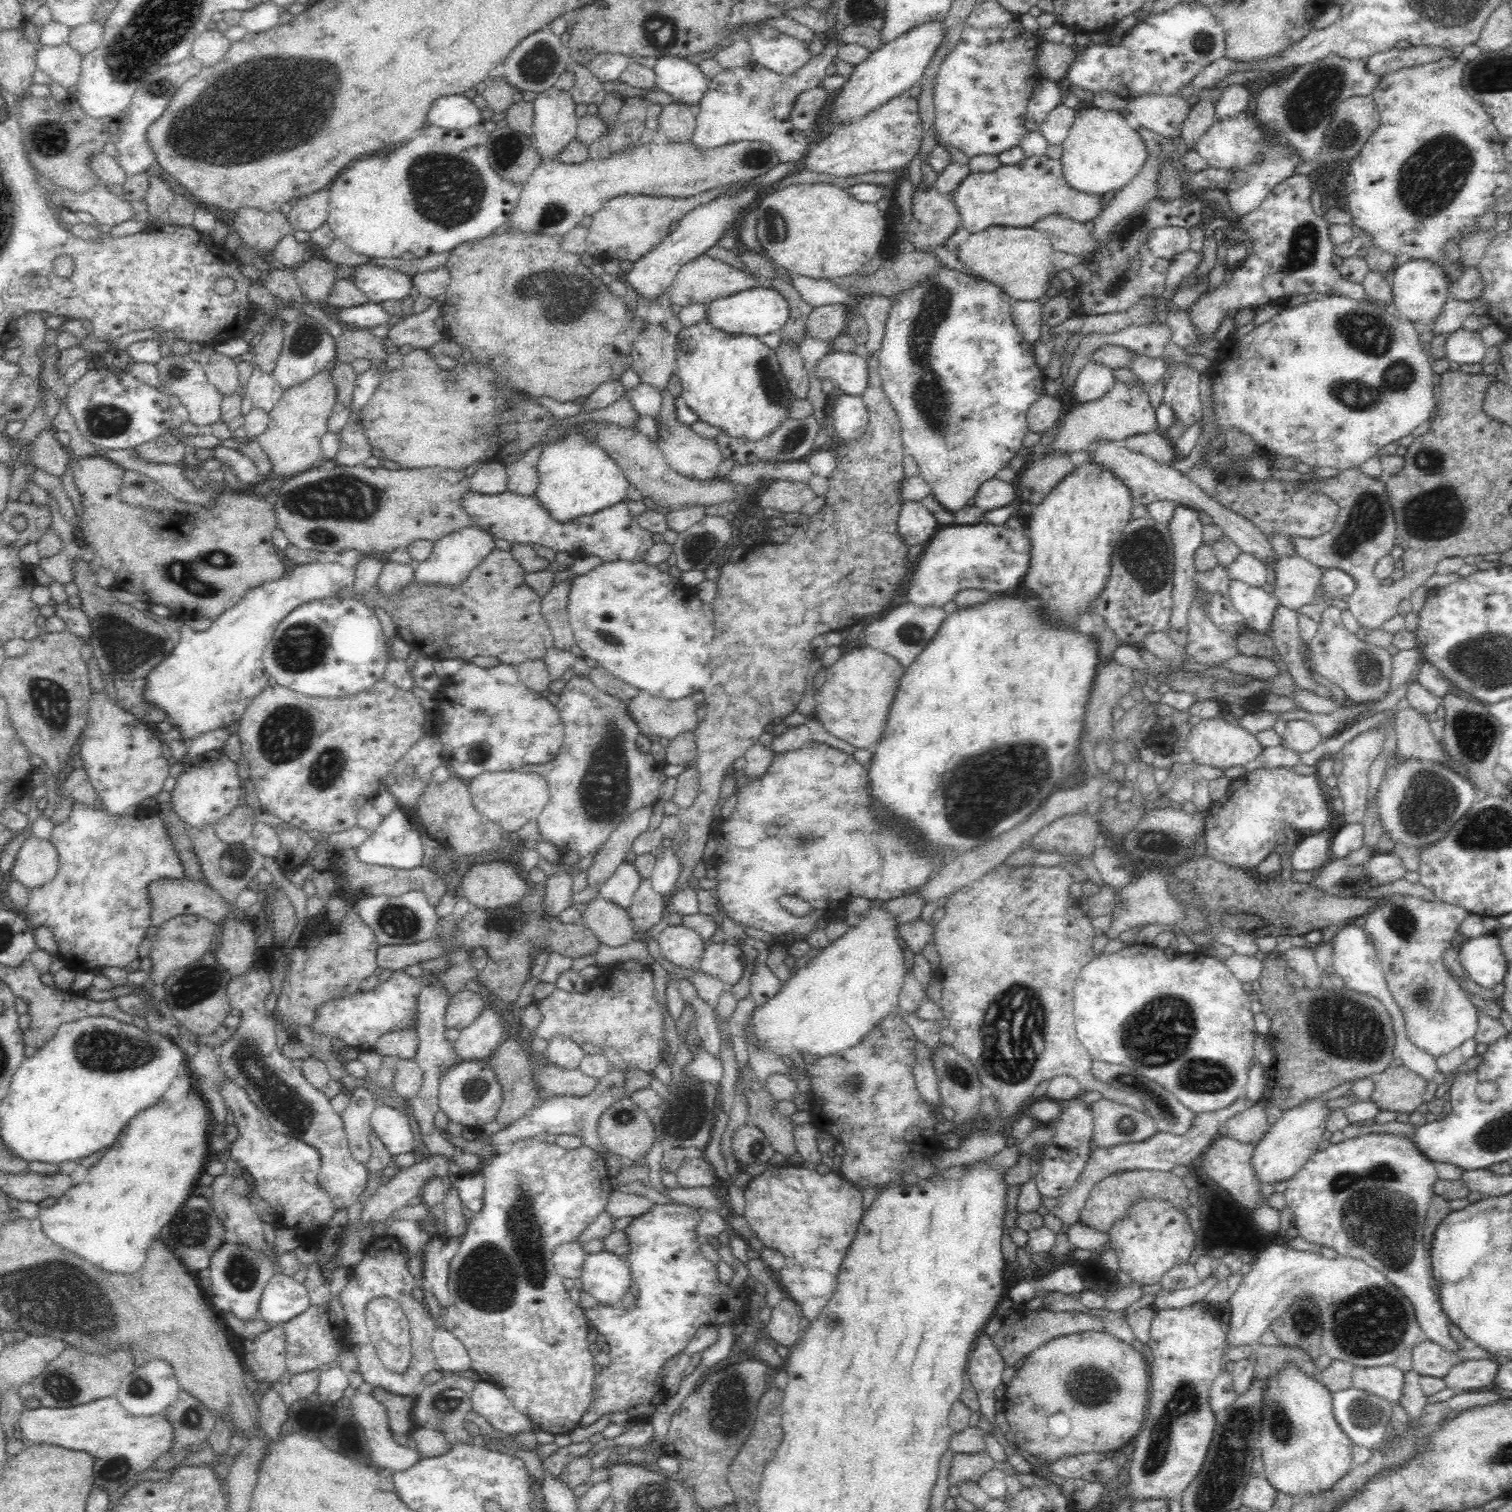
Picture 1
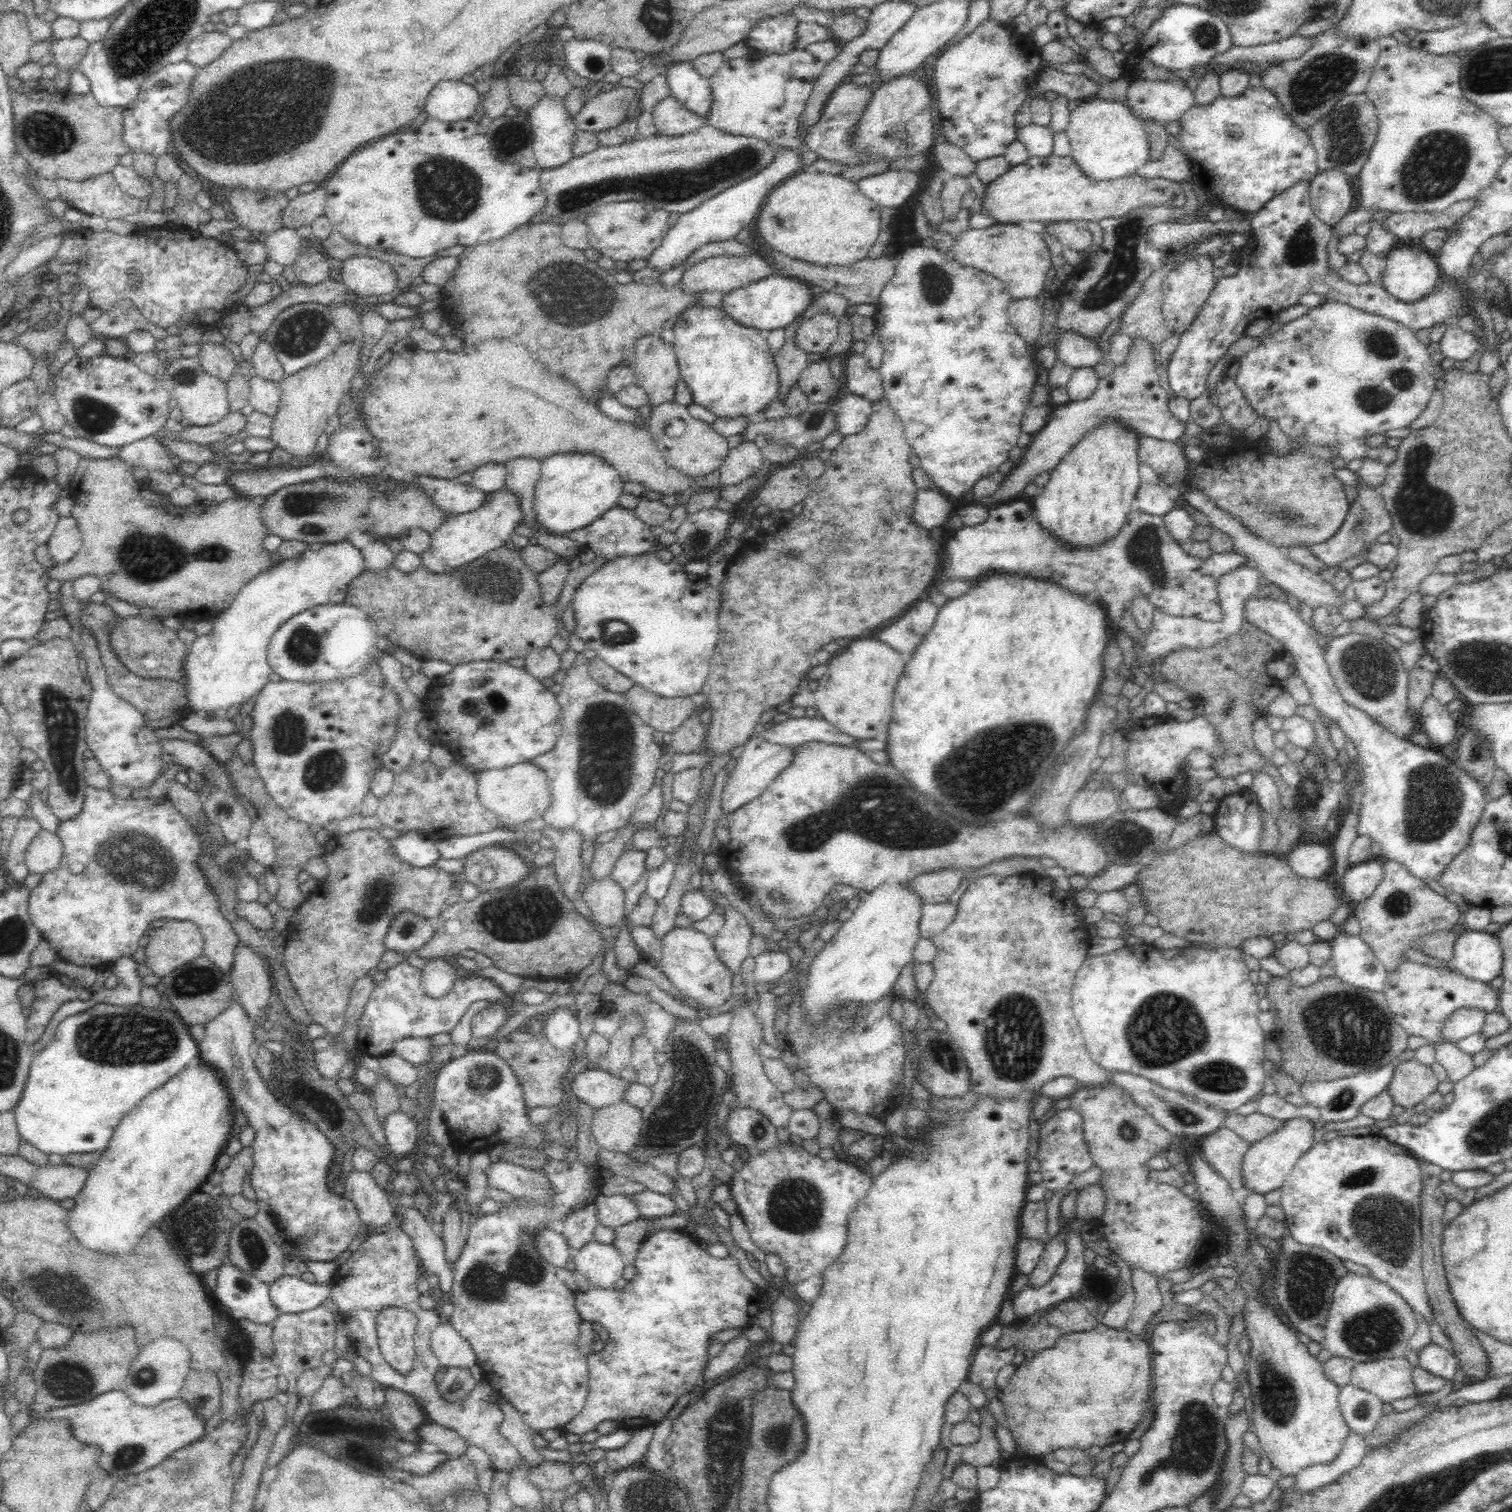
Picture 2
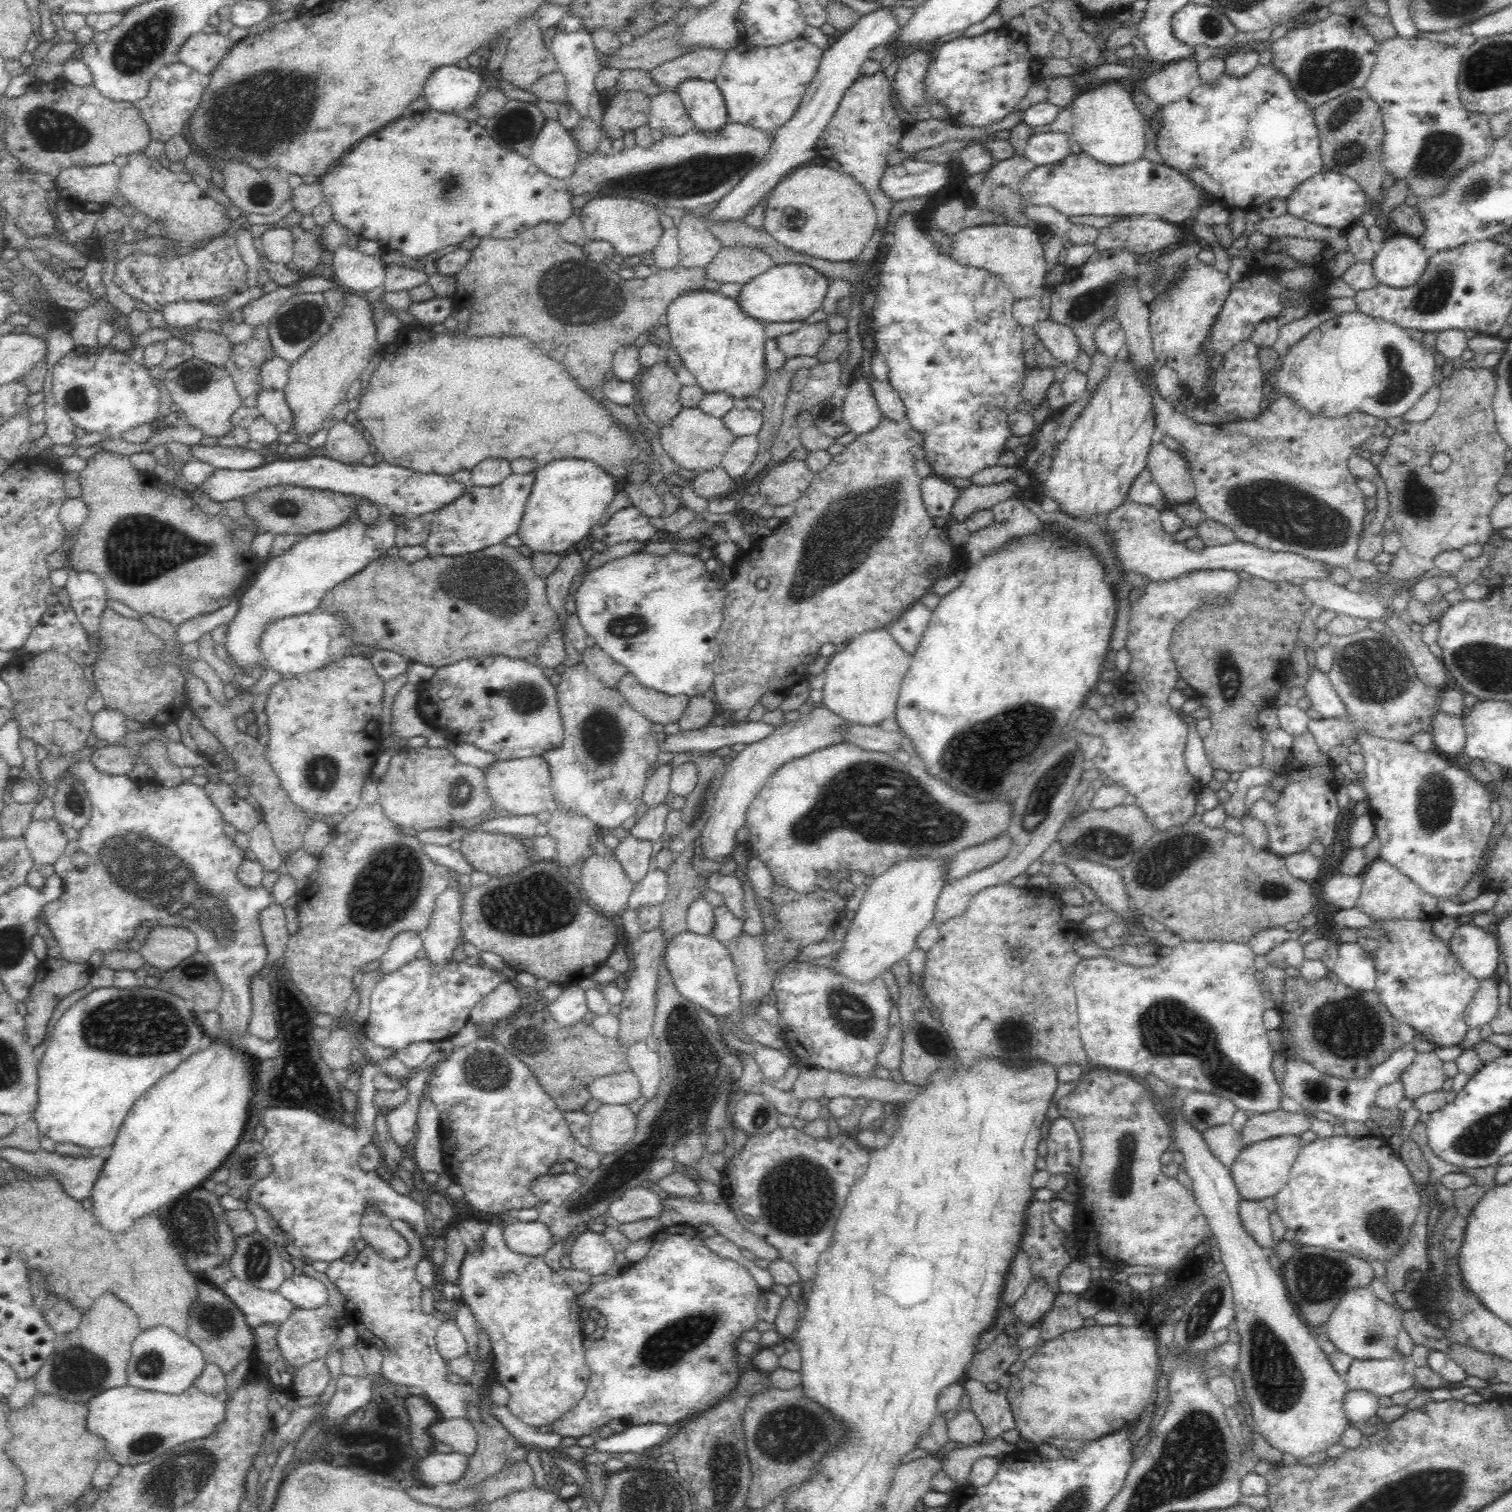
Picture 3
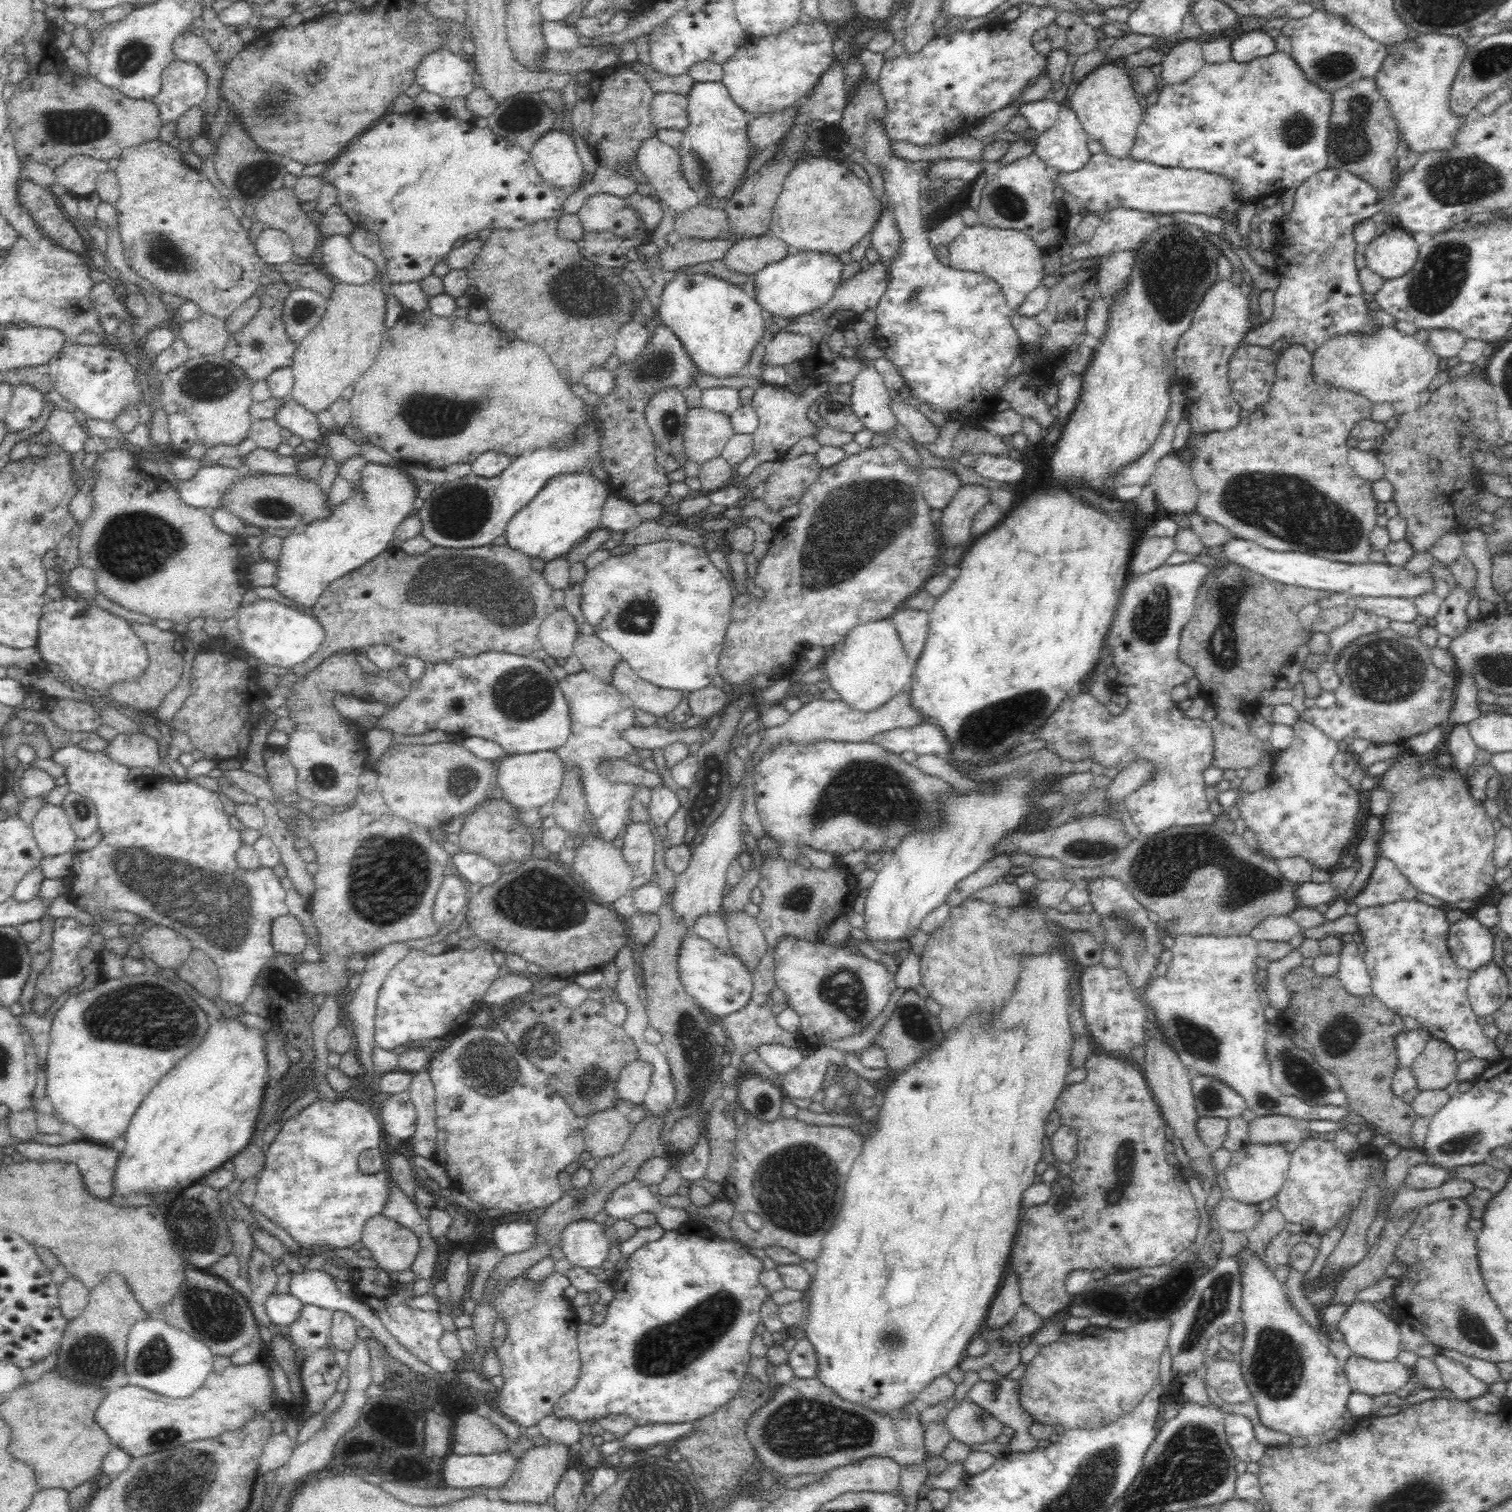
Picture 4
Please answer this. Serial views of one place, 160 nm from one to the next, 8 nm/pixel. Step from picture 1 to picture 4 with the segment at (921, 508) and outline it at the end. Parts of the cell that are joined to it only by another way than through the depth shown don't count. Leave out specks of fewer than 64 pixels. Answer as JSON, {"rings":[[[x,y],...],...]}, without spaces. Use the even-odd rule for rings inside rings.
{"rings":[[[927,467],[919,473],[919,487],[931,509],[946,508],[962,485],[954,470]]]}

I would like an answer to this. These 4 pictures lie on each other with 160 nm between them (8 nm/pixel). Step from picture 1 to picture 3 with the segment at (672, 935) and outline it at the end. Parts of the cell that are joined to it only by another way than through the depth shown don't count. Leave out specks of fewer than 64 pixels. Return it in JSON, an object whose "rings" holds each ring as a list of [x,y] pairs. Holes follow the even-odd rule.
{"rings":[[[679,932],[665,942],[663,964],[680,995],[697,1005],[700,1011],[707,1011],[720,1020],[740,1006],[740,985],[732,955],[726,945],[711,934]]]}

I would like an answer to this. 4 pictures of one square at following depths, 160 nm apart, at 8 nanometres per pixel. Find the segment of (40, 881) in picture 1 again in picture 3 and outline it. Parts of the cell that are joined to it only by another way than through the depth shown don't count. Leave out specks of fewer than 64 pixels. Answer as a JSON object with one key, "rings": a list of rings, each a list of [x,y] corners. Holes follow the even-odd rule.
{"rings":[[[54,817],[45,821],[32,821],[23,837],[36,866],[53,865],[65,851],[68,842]]]}

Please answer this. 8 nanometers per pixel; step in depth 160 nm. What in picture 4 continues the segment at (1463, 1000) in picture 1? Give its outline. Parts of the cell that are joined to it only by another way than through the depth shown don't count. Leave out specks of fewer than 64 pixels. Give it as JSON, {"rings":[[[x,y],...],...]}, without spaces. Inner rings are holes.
{"rings":[[[1378,856],[1370,878],[1358,893],[1352,903],[1362,909],[1418,900],[1419,890],[1414,888],[1390,859]],[[1494,961],[1469,974],[1467,991],[1476,1017],[1493,1015],[1510,998],[1506,975]]]}

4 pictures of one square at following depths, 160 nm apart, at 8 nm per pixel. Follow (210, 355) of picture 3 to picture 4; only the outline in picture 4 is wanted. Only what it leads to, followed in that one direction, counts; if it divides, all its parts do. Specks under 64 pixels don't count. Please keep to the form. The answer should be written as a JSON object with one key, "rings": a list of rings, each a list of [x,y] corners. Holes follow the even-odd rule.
{"rings":[[[204,313],[196,320],[185,321],[179,328],[179,337],[197,356],[222,353],[229,333],[225,321],[210,313]]]}

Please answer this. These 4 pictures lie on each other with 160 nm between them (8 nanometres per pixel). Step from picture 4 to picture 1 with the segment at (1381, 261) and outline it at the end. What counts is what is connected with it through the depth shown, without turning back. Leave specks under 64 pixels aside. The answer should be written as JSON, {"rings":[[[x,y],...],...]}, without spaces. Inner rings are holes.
{"rings":[[[1430,259],[1403,260],[1392,271],[1393,303],[1399,317],[1411,323],[1424,323],[1433,330],[1433,322],[1440,316],[1442,307],[1449,297],[1449,281],[1444,275],[1443,268]]]}

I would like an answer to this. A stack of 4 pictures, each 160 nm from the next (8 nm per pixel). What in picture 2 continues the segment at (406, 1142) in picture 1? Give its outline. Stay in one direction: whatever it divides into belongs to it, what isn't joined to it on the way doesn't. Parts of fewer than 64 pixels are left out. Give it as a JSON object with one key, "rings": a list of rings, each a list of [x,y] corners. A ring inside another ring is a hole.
{"rings":[[[404,1112],[391,1113],[382,1122],[390,1152],[396,1156],[411,1155],[419,1148],[422,1130]]]}

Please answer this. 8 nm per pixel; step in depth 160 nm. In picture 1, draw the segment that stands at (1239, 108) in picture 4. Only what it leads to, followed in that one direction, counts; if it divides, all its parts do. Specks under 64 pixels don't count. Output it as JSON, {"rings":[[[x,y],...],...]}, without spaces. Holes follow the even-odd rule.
{"rings":[[[1244,112],[1236,118],[1215,119],[1214,124],[1206,130],[1204,136],[1196,144],[1196,152],[1208,162],[1208,167],[1224,169],[1234,173],[1236,180],[1224,192],[1228,196],[1230,209],[1238,218],[1257,210],[1270,190],[1276,187],[1276,184],[1280,184],[1280,182],[1293,176],[1295,168],[1301,165],[1301,160],[1297,156],[1297,152],[1293,152],[1293,148],[1289,150],[1287,146],[1280,146],[1279,148],[1279,146],[1269,144],[1265,134],[1260,129],[1260,125],[1258,125],[1258,121],[1254,118],[1255,116],[1250,116],[1250,114]]]}

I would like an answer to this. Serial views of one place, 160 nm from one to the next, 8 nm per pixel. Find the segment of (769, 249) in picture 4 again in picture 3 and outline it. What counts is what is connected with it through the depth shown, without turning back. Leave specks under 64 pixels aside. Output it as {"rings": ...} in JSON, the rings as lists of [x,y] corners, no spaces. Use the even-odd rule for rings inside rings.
{"rings":[[[722,247],[704,266],[705,278],[715,282],[744,286],[774,266],[764,250],[752,247]]]}

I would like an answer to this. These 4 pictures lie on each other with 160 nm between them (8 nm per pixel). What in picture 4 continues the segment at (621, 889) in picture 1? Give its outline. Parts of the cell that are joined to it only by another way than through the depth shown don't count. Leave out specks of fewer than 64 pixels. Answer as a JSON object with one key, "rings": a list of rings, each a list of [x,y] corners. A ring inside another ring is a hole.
{"rings":[[[628,822],[623,836],[621,848],[624,860],[630,865],[633,872],[631,886],[638,888],[650,881],[654,874],[655,844],[650,824],[645,822]]]}

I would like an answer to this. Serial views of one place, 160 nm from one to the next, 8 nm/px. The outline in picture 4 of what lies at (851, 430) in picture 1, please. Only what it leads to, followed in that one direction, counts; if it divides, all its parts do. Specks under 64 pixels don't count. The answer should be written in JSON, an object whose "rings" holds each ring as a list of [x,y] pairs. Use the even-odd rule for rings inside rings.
{"rings":[[[864,366],[851,385],[850,406],[863,429],[881,433],[895,428],[898,423],[890,411],[891,390],[886,388],[874,366]]]}

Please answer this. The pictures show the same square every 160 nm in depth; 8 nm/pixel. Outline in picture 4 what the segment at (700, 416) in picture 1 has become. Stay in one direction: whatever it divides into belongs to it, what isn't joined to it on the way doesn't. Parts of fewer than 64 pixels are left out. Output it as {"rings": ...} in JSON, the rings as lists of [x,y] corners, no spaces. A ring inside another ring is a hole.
{"rings":[[[676,274],[655,301],[656,320],[674,332],[701,374],[738,376],[746,374],[750,358],[764,330],[762,307],[738,285],[710,274]]]}

